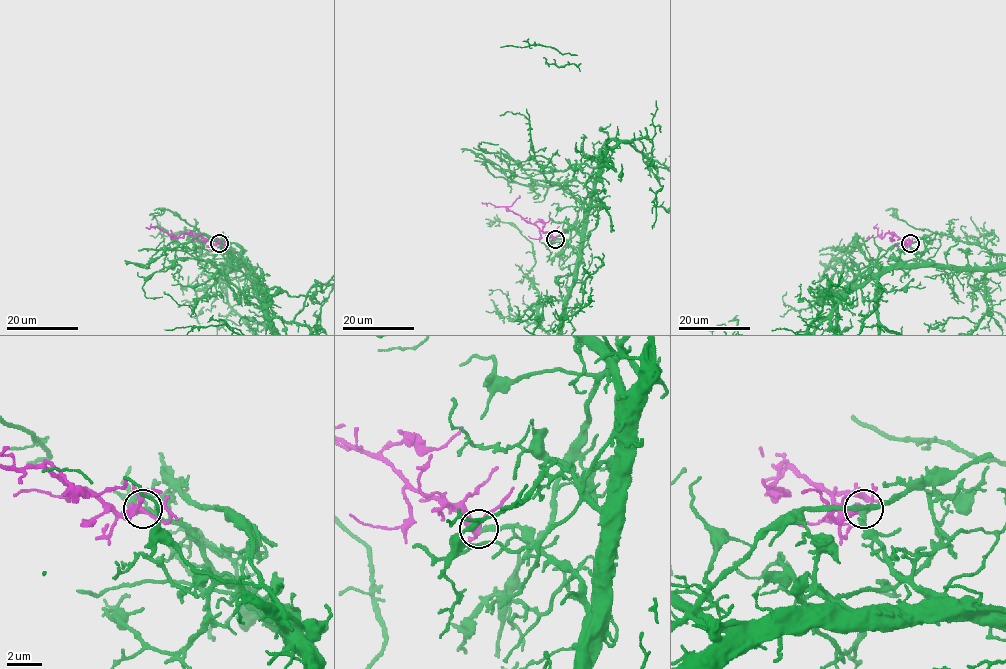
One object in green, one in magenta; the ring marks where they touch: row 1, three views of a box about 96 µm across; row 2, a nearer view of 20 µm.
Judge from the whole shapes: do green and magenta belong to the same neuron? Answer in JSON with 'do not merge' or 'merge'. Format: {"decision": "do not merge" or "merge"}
{"decision": "merge"}

